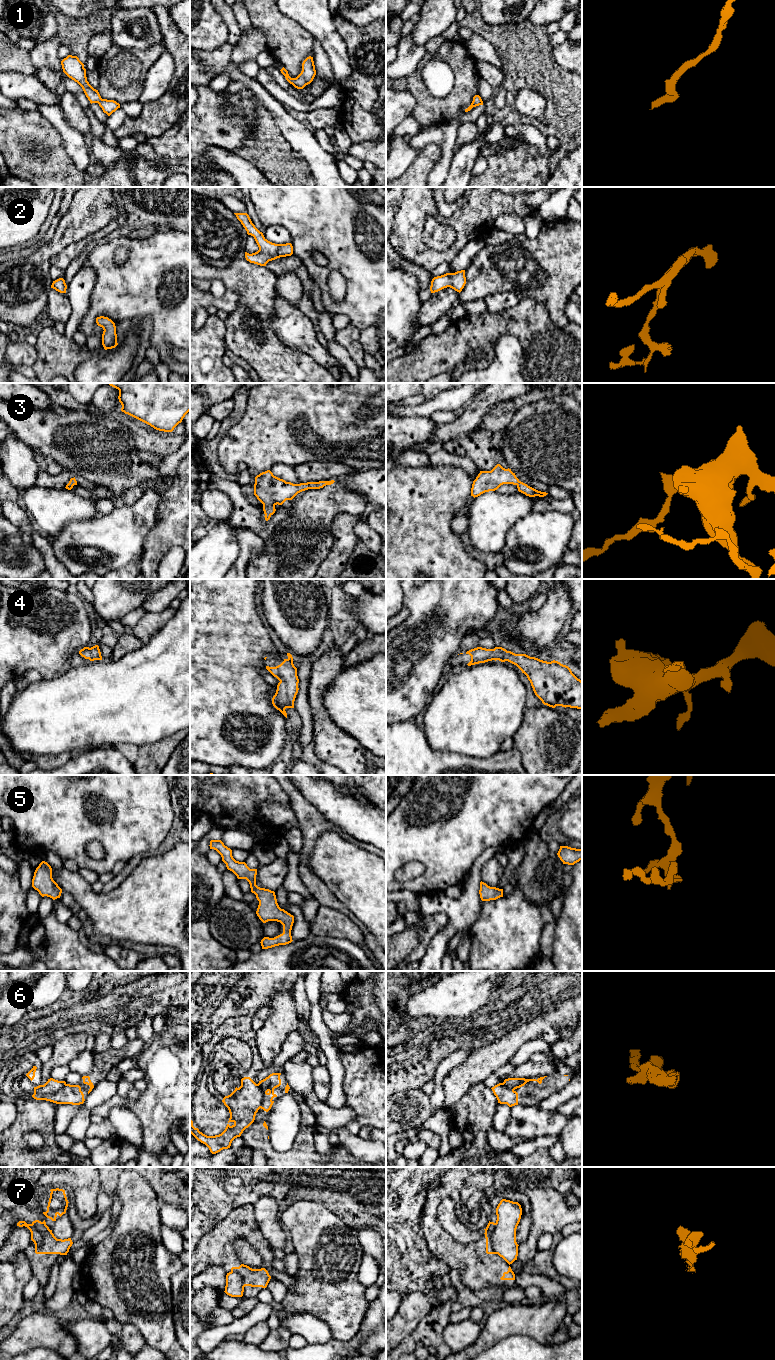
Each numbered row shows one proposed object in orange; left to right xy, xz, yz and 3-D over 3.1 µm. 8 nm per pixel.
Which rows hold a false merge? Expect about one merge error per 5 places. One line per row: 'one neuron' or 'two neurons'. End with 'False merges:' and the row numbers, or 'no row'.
1: one neuron
2: one neuron
3: one neuron
4: one neuron
5: one neuron
6: two neurons
7: two neurons
False merges: 6, 7

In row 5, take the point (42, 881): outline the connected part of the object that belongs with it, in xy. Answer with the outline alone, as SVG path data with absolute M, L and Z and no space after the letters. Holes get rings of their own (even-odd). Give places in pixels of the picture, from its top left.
M42 861L34 872L32 879L32 887L44 897L50 897L53 900L60 898L62 889L52 878L51 866Z

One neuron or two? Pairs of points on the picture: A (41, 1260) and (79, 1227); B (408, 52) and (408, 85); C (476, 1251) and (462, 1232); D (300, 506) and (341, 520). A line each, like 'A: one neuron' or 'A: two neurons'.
A: one neuron
B: two neurons
C: two neurons
D: two neurons

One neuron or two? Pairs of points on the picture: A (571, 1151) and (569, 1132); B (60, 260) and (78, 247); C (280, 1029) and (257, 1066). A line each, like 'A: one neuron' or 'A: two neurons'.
A: one neuron
B: one neuron
C: two neurons

